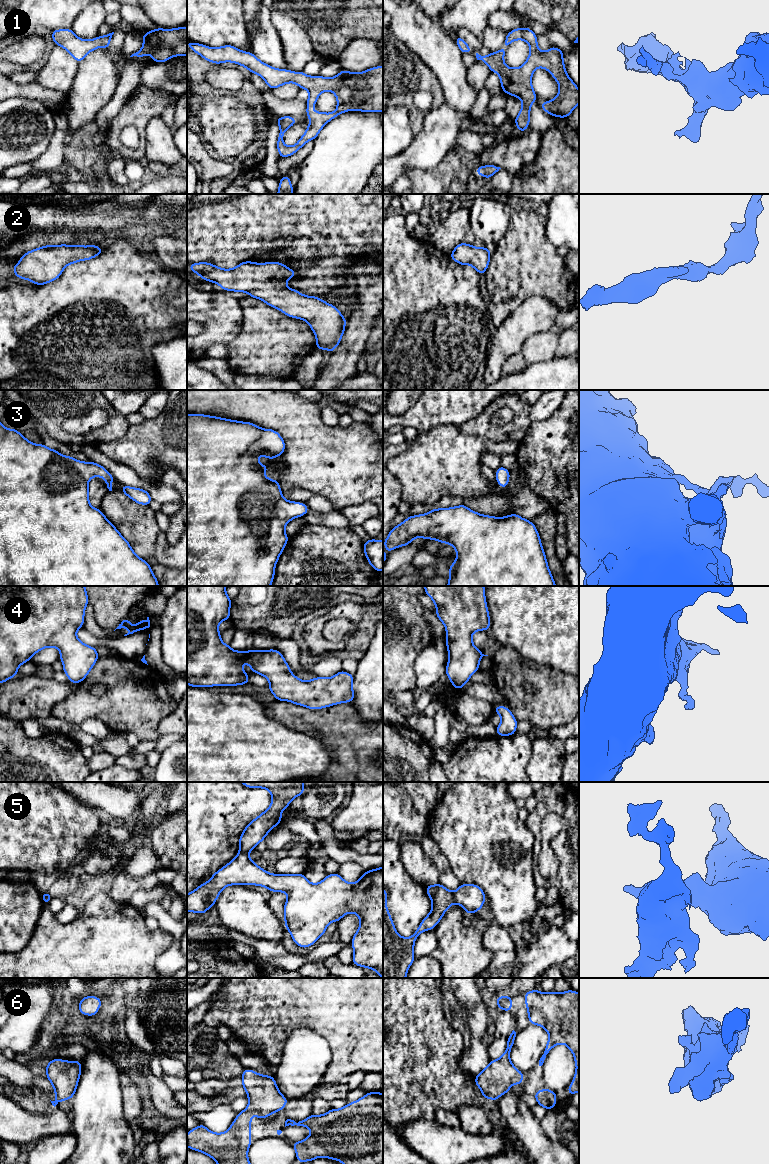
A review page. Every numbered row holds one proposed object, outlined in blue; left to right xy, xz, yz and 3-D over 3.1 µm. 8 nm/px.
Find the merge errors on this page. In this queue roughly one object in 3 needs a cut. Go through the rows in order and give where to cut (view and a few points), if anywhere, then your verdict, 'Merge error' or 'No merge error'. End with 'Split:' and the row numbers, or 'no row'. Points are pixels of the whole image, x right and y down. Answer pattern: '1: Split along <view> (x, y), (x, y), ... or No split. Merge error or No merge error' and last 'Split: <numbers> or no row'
1: No split. No merge error
2: No split. No merge error
3: No split. No merge error
4: No split. No merge error
5: Split along yz (453, 892), (454, 901). Merge error
6: No split. No merge error
Split: 5

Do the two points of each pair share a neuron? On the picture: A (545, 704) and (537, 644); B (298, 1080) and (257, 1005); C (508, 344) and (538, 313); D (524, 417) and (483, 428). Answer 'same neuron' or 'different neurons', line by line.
A: different neurons
B: different neurons
C: same neuron
D: same neuron

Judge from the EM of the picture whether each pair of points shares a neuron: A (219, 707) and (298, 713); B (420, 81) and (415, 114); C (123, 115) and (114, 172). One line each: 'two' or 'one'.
A: two
B: one
C: two

